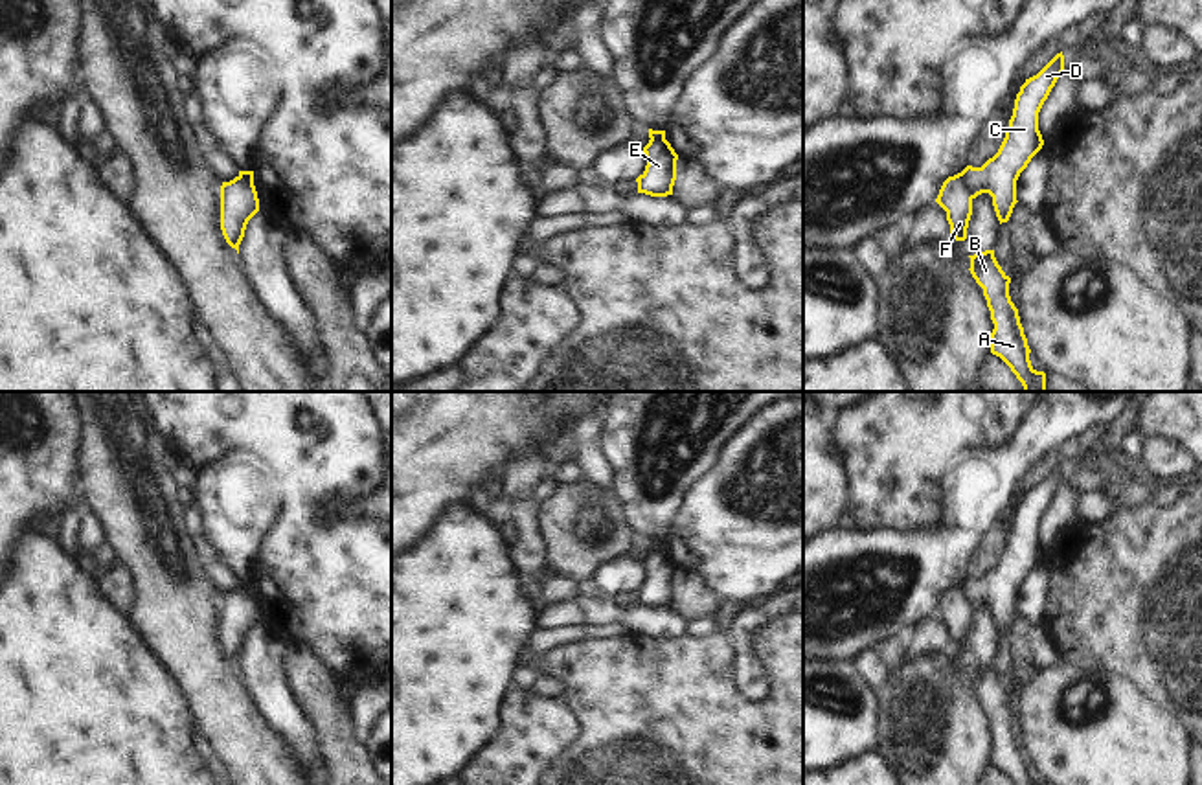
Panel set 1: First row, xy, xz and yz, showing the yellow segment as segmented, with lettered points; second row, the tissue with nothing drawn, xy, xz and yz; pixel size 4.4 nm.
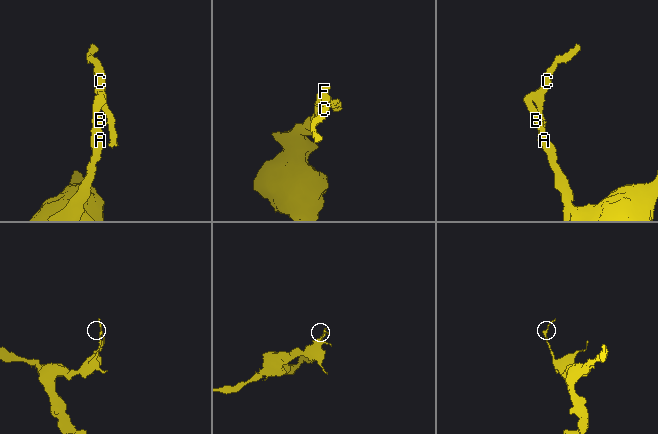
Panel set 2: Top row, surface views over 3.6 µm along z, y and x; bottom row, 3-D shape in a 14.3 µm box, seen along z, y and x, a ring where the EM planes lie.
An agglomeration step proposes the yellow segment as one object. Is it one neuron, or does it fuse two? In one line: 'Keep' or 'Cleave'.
Cleave.

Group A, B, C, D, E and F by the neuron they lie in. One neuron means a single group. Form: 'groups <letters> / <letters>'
groups A B F / C D E

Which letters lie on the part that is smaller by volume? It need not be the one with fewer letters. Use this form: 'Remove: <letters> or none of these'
Remove: C, D, E.

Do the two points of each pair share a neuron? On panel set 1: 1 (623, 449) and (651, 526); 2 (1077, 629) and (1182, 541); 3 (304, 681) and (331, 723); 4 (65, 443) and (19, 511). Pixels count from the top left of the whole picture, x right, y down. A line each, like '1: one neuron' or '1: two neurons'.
1: one neuron
2: one neuron
3: one neuron
4: one neuron

